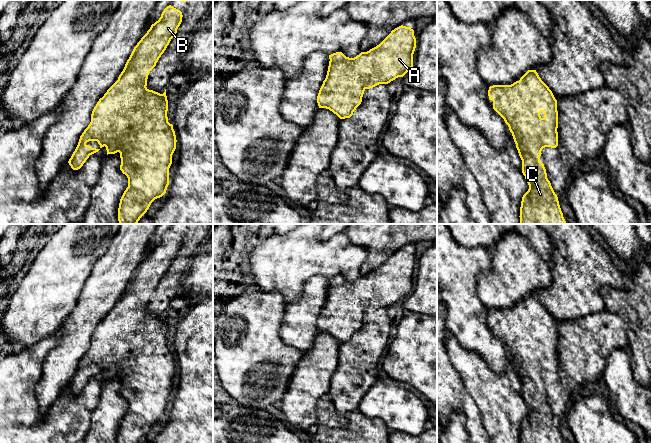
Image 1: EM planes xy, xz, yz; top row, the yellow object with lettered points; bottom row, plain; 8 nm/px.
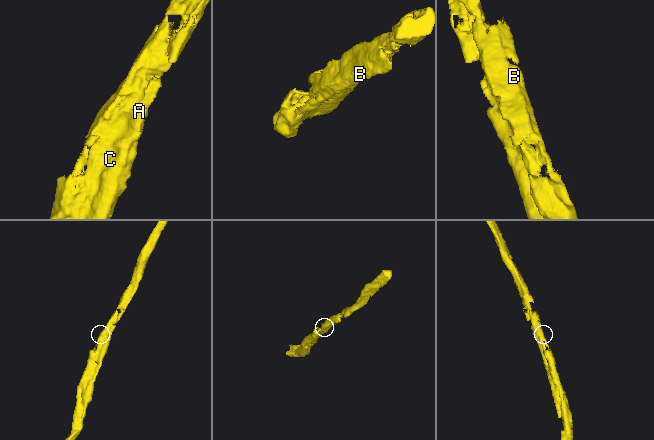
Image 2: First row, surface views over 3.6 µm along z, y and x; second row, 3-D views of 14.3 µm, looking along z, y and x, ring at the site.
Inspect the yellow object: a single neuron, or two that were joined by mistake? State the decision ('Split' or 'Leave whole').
Leave whole

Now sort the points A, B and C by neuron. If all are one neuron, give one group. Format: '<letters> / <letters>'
A B C

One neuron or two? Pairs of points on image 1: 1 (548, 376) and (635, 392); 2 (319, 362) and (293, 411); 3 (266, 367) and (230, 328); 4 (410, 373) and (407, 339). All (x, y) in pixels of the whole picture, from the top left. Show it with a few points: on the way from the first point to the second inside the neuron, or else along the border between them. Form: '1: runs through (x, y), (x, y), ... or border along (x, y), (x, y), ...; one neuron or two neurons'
1: border along (610, 353), (603, 376); two neurons
2: runs through (312, 374), (311, 380), (300, 399); one neuron
3: runs through (256, 357), (240, 338); one neuron
4: runs through (410, 365), (410, 347); one neuron

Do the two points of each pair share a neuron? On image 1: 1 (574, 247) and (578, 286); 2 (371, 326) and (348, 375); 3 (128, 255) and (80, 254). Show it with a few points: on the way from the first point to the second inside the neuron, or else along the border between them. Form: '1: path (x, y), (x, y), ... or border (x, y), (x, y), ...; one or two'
1: path (574, 257), (574, 262), (577, 265), (577, 276); one
2: path (371, 338), (366, 353), (359, 360), (359, 363); one
3: border (116, 234), (105, 253), (94, 265), (90, 274); two

